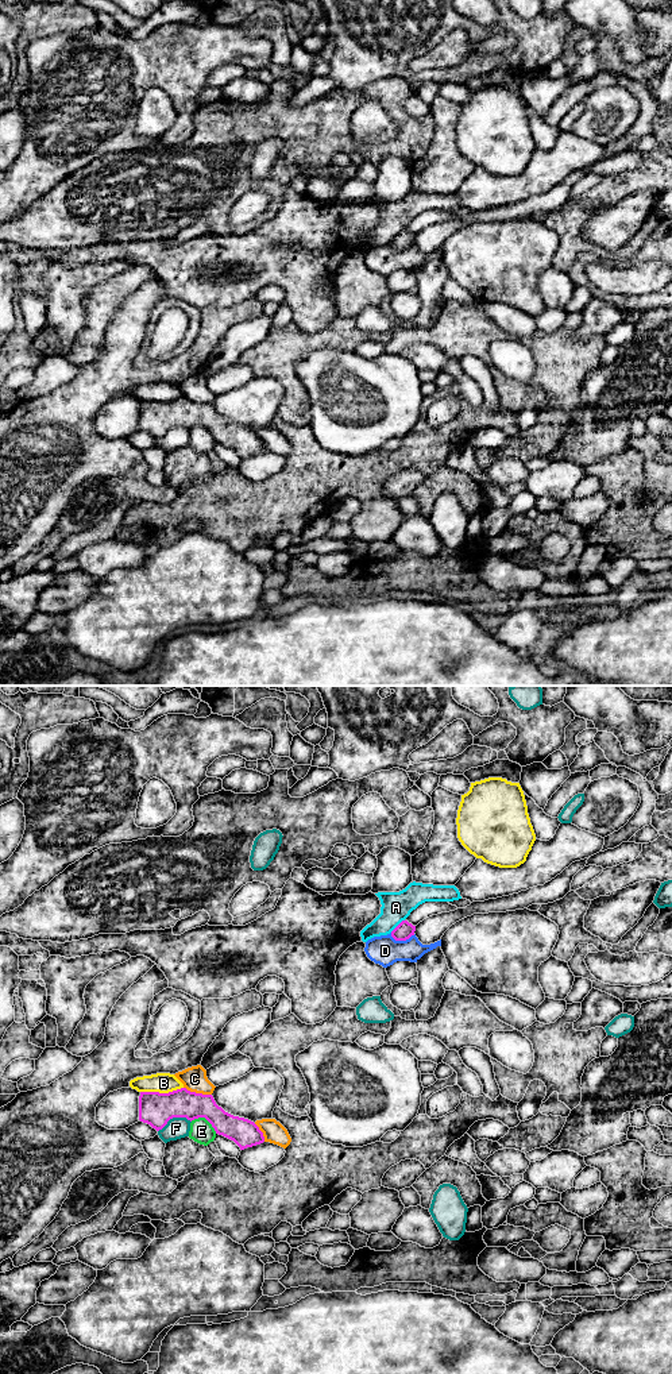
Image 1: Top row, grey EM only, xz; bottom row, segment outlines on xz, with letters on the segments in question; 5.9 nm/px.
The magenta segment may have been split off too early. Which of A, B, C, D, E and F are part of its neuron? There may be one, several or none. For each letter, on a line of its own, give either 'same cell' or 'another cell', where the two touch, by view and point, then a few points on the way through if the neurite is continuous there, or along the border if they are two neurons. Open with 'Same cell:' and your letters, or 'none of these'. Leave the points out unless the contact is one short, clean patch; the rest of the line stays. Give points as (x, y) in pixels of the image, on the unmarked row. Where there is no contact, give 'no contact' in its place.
Same cell: none of these
A: another cell; contact xz (398, 234); border xz (404, 228), (390, 240)
B: another cell; contact xz (161, 402)
C: another cell; contact xz (197, 402)
D: another cell; contact xz (402, 249)
E: another cell; contact xz (205, 427)
F: another cell; contact xz (174, 425)

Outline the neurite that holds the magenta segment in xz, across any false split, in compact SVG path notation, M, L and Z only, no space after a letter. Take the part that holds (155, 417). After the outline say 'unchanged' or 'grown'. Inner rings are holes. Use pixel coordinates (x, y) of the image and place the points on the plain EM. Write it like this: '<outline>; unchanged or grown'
M186 397L169 402L140 401L140 431L159 440L173 427L186 427L190 431L205 427L216 443L233 449L240 459L264 451L263 441L254 431L225 421L212 404L190 401Z; unchanged

